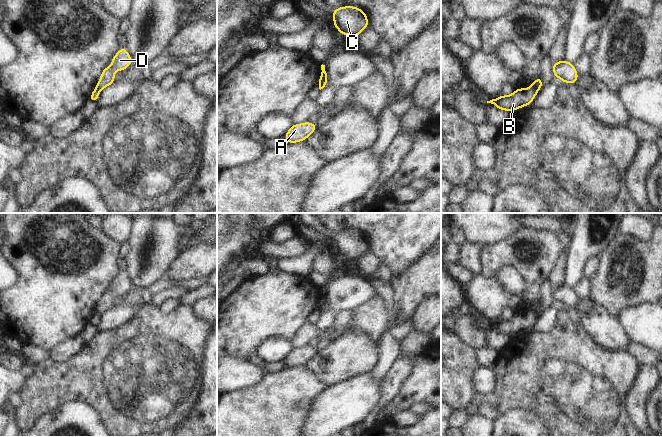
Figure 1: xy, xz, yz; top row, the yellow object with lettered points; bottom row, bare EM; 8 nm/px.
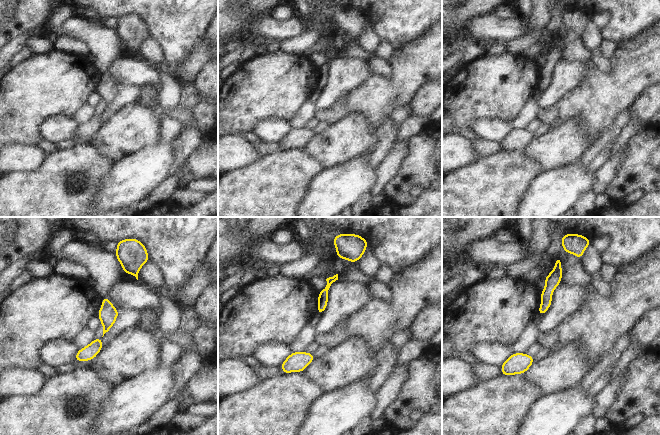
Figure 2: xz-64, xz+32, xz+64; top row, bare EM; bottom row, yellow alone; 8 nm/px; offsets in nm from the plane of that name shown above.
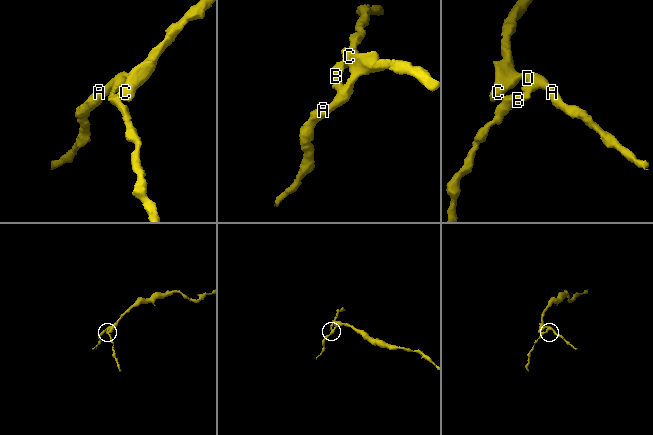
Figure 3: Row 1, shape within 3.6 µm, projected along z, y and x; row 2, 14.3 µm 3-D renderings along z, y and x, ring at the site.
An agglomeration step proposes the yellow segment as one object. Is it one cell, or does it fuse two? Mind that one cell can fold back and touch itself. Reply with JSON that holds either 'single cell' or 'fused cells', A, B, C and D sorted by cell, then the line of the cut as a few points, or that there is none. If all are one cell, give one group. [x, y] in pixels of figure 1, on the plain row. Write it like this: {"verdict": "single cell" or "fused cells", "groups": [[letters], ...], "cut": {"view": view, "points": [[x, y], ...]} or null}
{"verdict": "fused cells", "groups": [["A", "C", "D"], ["B"]], "cut": {"view": "xz", "points": [[326, 298], [319, 309]]}}

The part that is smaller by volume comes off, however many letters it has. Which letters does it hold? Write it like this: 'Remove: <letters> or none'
Remove: B

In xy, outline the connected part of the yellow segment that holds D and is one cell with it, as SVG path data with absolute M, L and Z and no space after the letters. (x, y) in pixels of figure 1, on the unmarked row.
M121 271L118 274L117 278L111 283L111 286L112 289L104 292L100 297L101 302L97 305L97 312L100 314L116 306L114 298L117 294L125 294L133 288L133 284L125 271Z

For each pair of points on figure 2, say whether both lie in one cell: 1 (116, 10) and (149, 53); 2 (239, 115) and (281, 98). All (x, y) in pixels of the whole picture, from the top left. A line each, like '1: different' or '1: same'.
1: different
2: same

